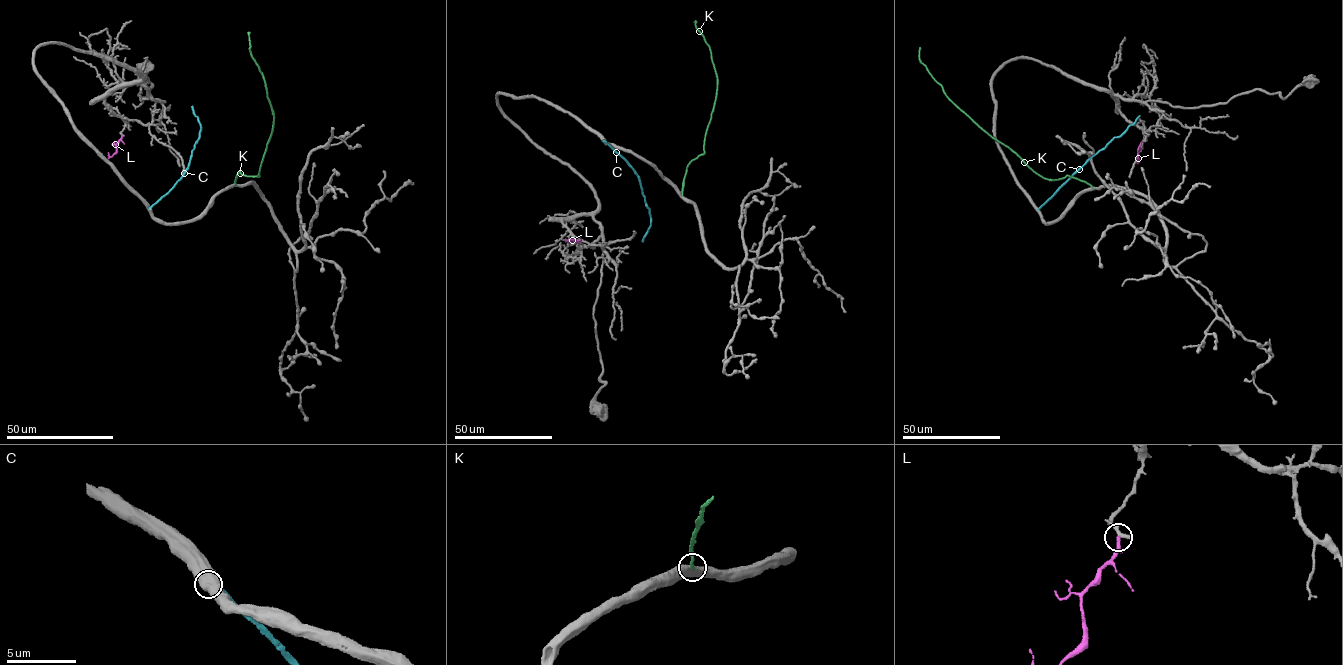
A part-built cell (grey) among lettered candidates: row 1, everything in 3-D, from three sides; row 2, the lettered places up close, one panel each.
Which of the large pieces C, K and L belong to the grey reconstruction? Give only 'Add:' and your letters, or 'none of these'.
Add: L

